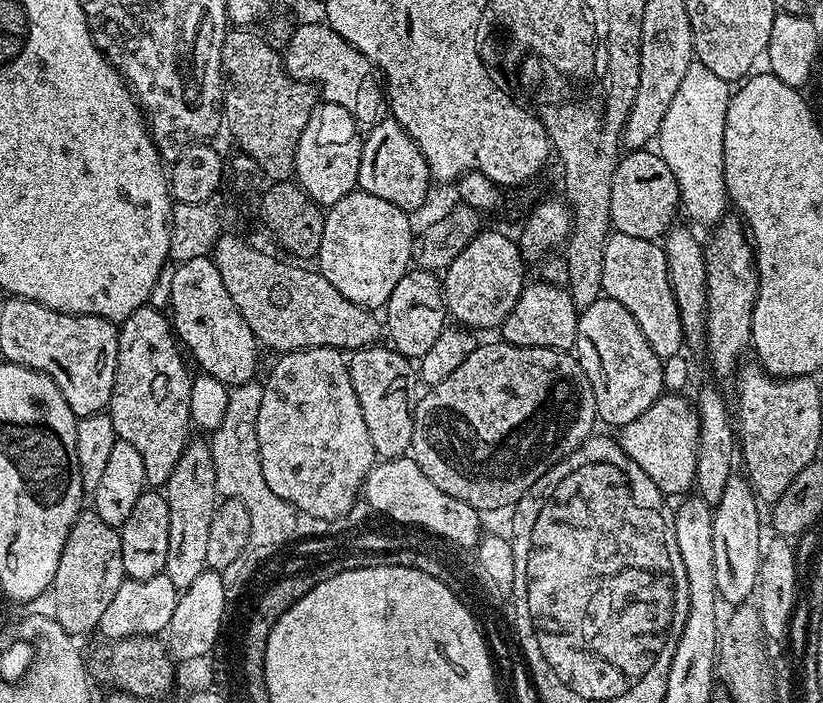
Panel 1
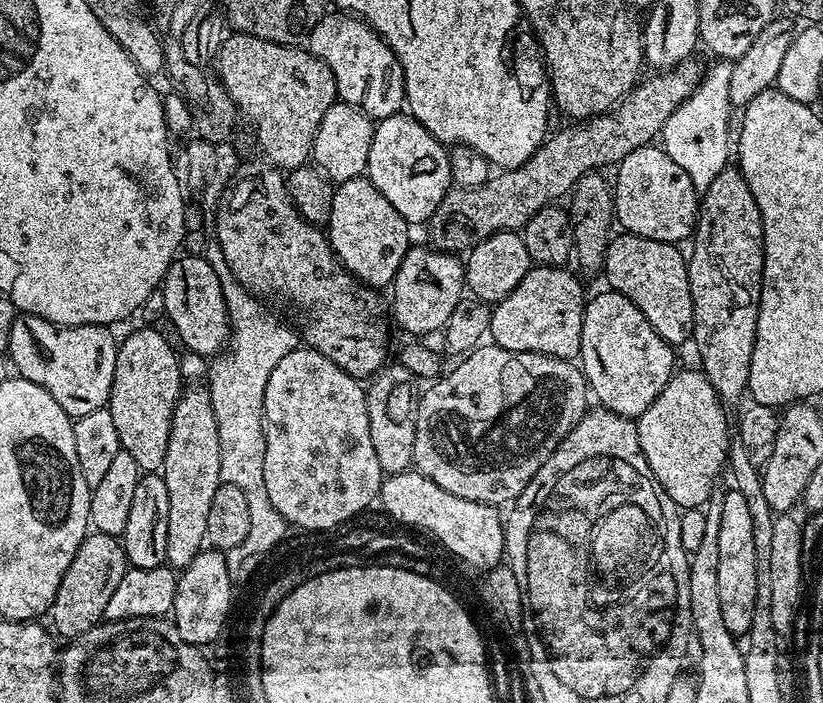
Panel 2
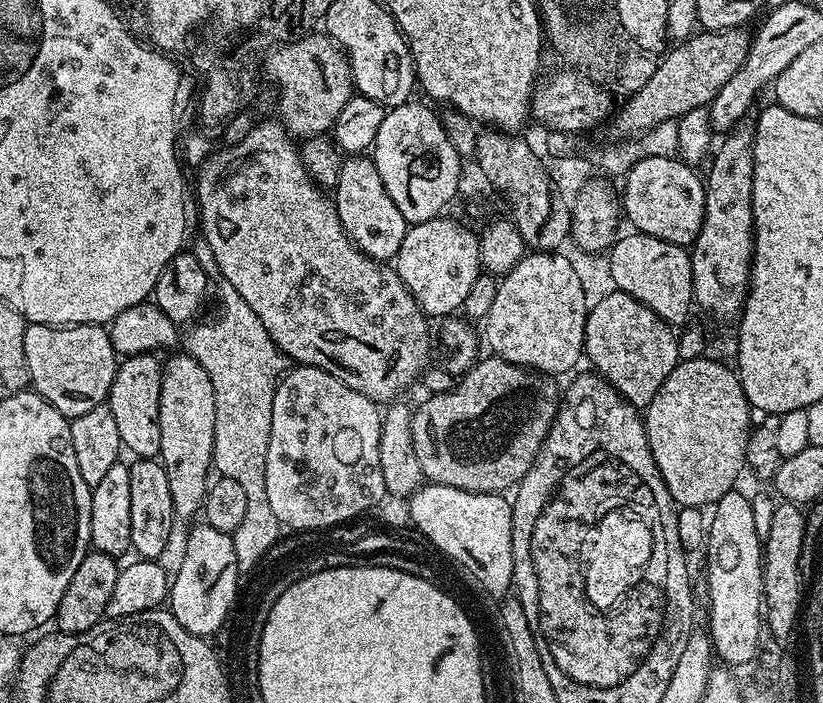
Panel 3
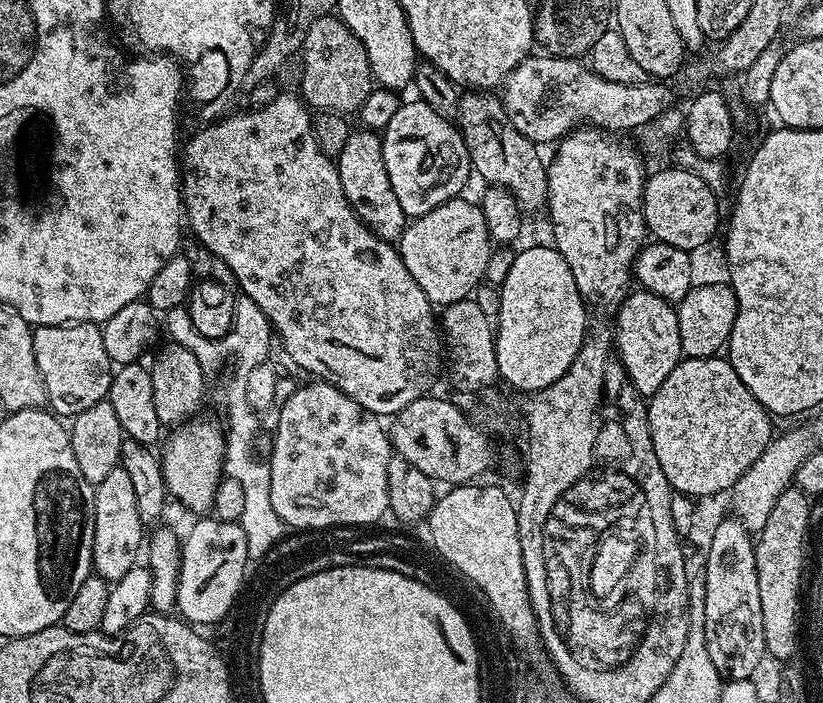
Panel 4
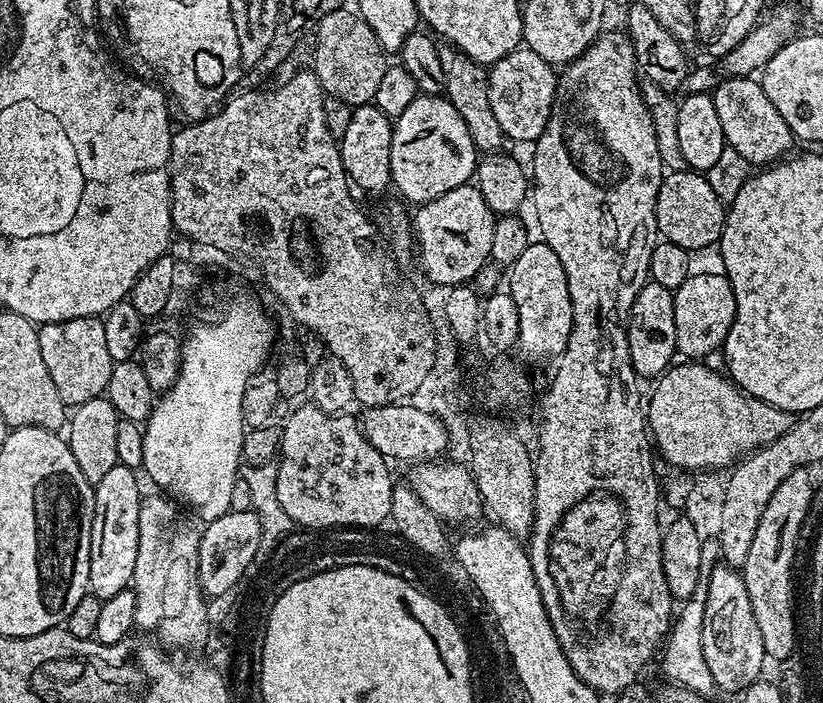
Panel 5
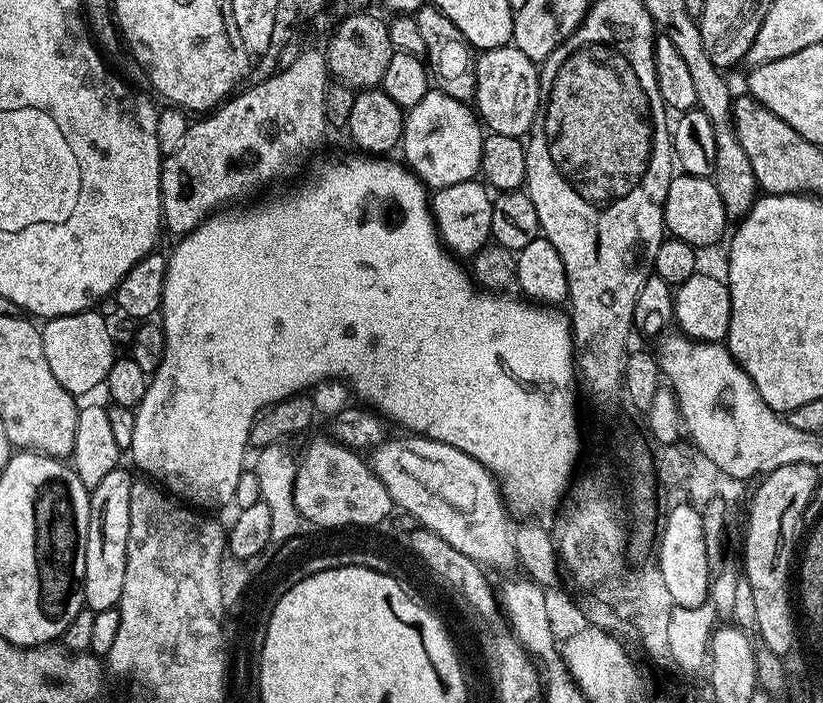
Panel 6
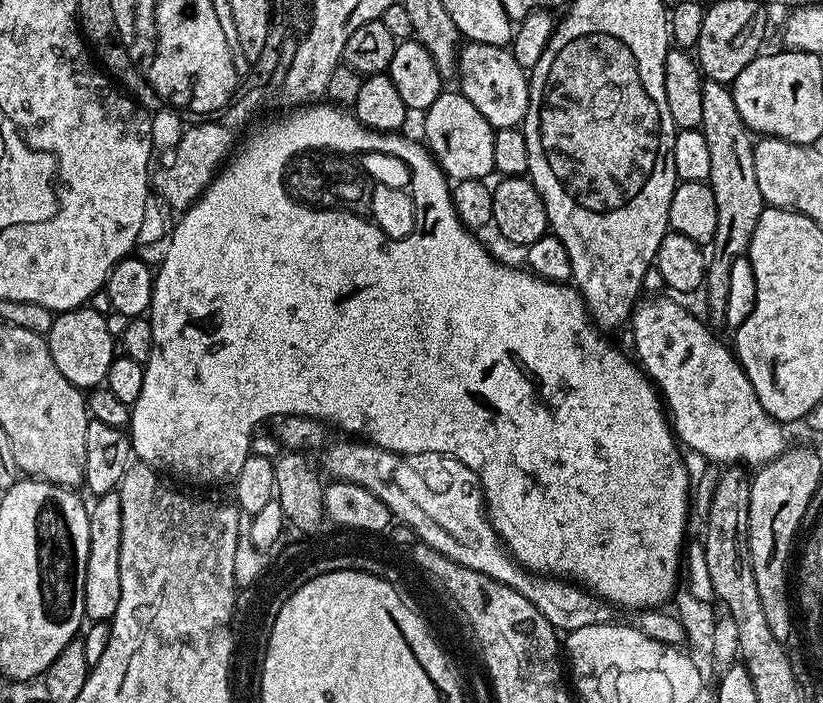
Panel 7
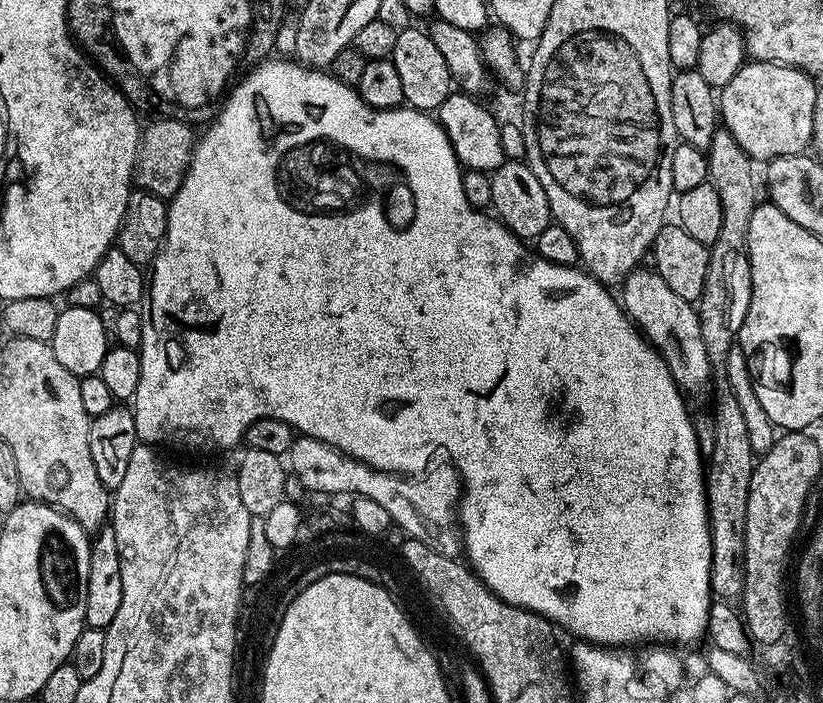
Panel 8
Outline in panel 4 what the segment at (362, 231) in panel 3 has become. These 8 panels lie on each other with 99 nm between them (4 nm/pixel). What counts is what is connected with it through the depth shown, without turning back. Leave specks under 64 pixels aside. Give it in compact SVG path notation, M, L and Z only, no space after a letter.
M376 130L359 131L349 131L346 146L342 146L342 154L334 160L338 178L342 182L342 190L360 221L367 224L375 236L381 236L389 242L399 241L406 227L406 217L398 197L390 186L390 174L386 174L381 133Z

